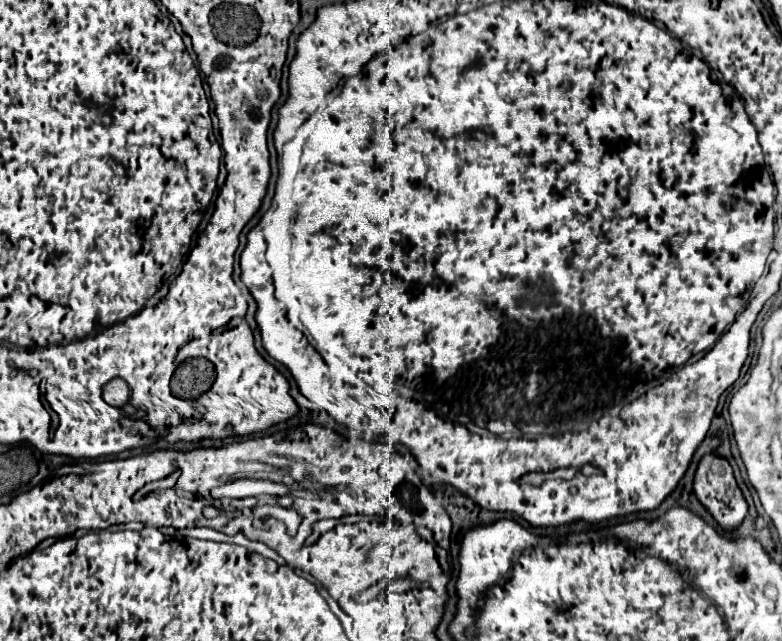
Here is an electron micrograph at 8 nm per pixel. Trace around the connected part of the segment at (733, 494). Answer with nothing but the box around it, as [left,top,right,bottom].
[694,454,748,532]

